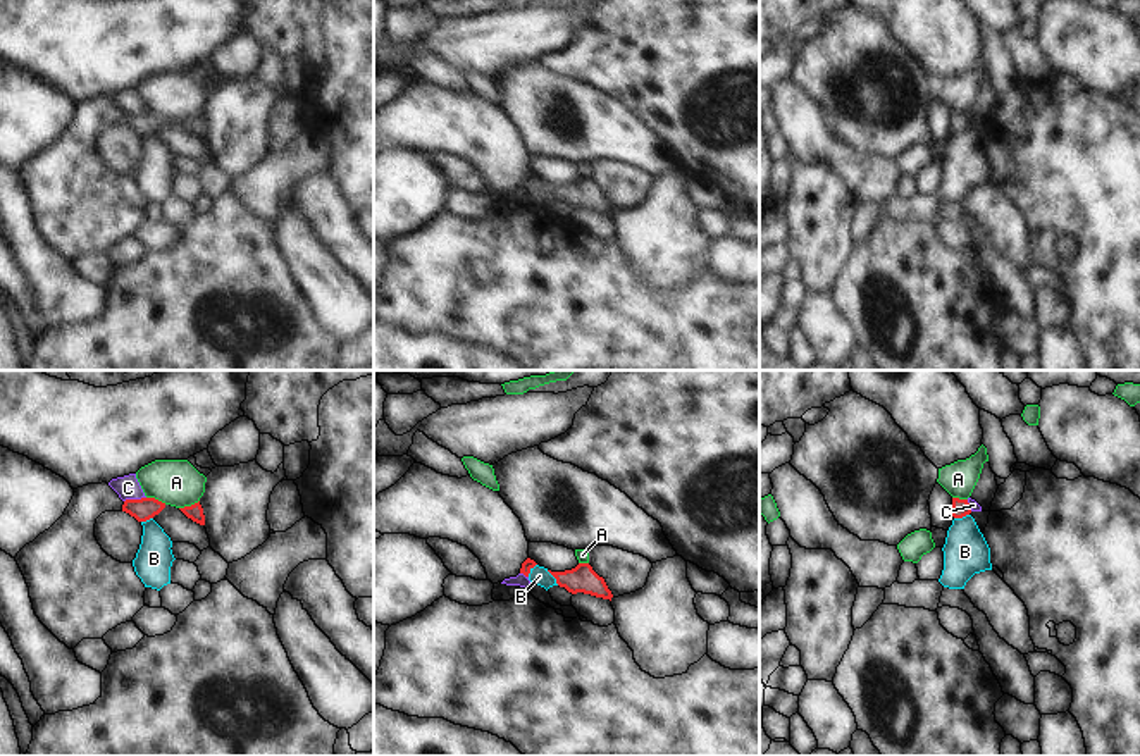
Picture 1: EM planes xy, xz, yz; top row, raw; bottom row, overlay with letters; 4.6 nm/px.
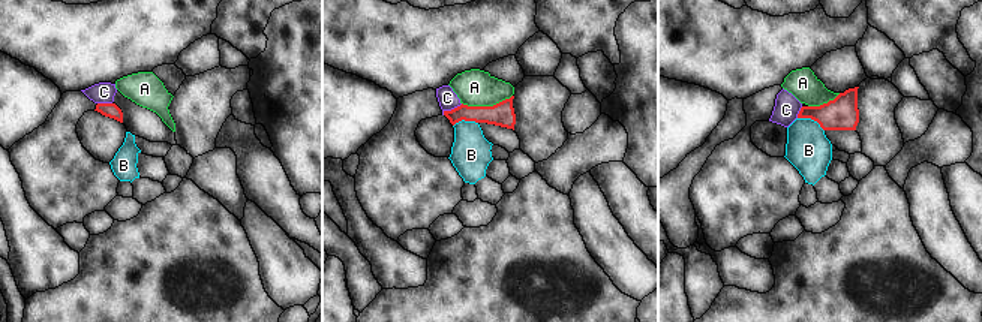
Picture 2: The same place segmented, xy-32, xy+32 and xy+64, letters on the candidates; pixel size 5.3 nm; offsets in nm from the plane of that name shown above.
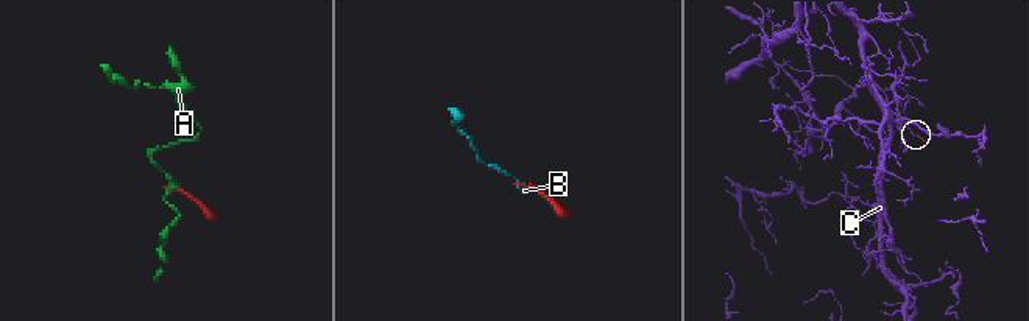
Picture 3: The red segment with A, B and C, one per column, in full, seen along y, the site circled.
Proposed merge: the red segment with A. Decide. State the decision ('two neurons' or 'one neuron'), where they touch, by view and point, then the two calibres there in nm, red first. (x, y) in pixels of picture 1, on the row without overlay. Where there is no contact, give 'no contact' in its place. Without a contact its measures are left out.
two neurons; contact xy (188, 121); calibres 80 and 220 nm

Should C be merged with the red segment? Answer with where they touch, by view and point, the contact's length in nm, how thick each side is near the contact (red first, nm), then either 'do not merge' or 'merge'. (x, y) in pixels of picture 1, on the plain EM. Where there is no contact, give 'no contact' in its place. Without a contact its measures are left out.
meets red in xy at (135, 114); contact 110 nm long; 110 nm thick on the red side, 110 nm on the other; do not merge

